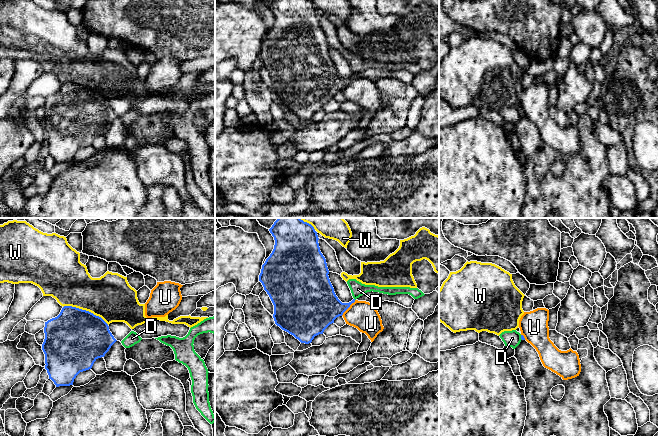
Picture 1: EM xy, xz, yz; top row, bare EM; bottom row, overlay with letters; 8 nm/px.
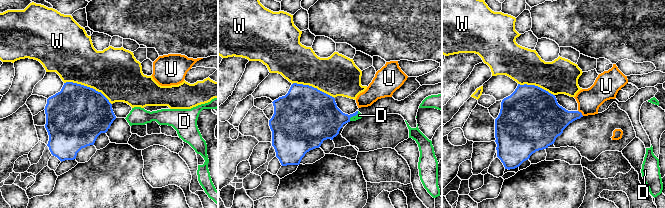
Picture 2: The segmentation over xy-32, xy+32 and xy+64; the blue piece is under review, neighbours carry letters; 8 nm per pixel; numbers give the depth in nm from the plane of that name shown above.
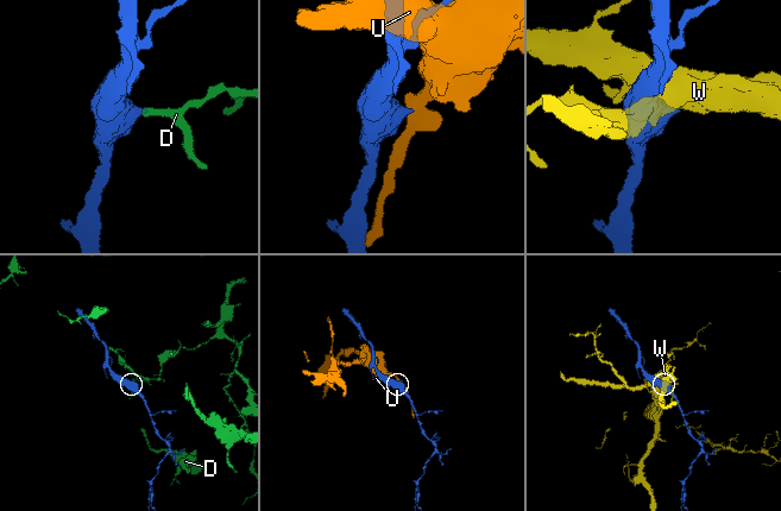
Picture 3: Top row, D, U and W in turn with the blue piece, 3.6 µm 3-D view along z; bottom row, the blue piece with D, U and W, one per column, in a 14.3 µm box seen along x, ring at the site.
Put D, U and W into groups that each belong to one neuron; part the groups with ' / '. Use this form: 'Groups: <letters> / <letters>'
Groups: D / U / W

